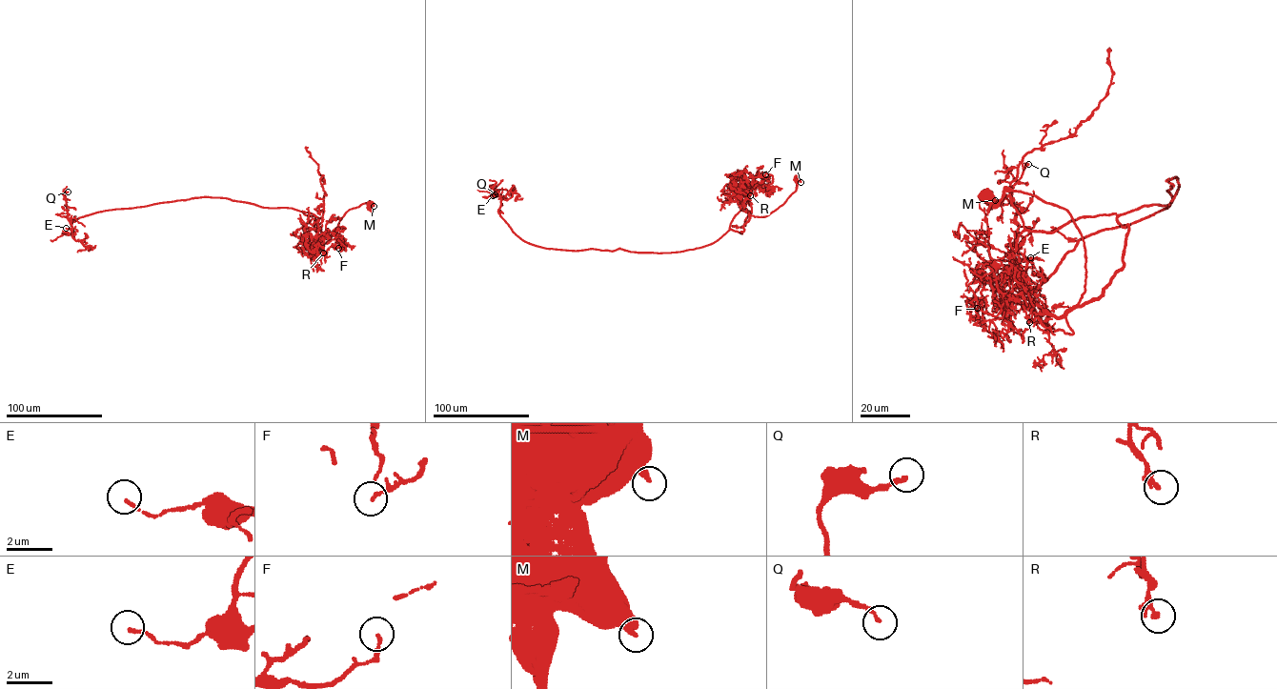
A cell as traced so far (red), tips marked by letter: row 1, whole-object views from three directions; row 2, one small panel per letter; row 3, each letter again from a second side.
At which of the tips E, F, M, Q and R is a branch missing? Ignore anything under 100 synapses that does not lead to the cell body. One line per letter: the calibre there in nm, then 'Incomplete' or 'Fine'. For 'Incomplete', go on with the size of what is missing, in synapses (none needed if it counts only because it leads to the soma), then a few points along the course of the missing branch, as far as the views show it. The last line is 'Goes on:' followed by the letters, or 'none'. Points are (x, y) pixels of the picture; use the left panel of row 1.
E: Thickness 140 nm. Fine
F: Thickness 150 nm. Fine
M: Thickness 280 nm. Fine
Q: Thickness 180 nm. Fine
R: Thickness 260 nm. Fine
Goes on: none

